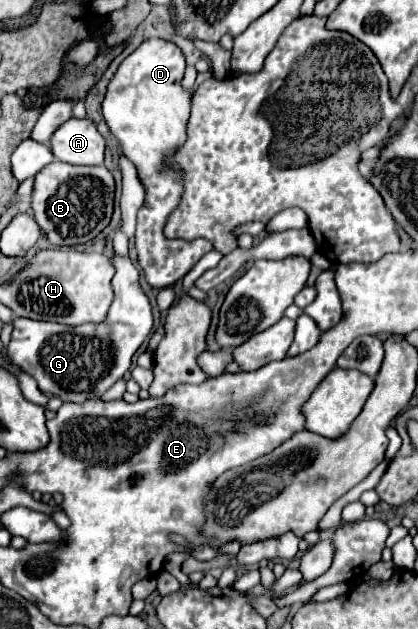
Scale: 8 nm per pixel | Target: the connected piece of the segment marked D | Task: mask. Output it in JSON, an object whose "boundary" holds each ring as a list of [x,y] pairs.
{"boundary":[[[145,40],[119,64],[103,100],[103,118],[111,134],[117,138],[121,154],[135,164],[139,180],[147,192],[145,204],[137,214],[135,246],[139,252],[139,264],[145,270],[145,278],[155,288],[175,284],[199,262],[203,254],[213,250],[213,244],[205,238],[187,242],[169,240],[163,234],[167,218],[179,206],[185,190],[181,168],[167,164],[167,158],[173,158],[177,148],[187,140],[187,120],[191,114],[193,90],[183,88],[183,72],[185,56],[173,42]]]}

